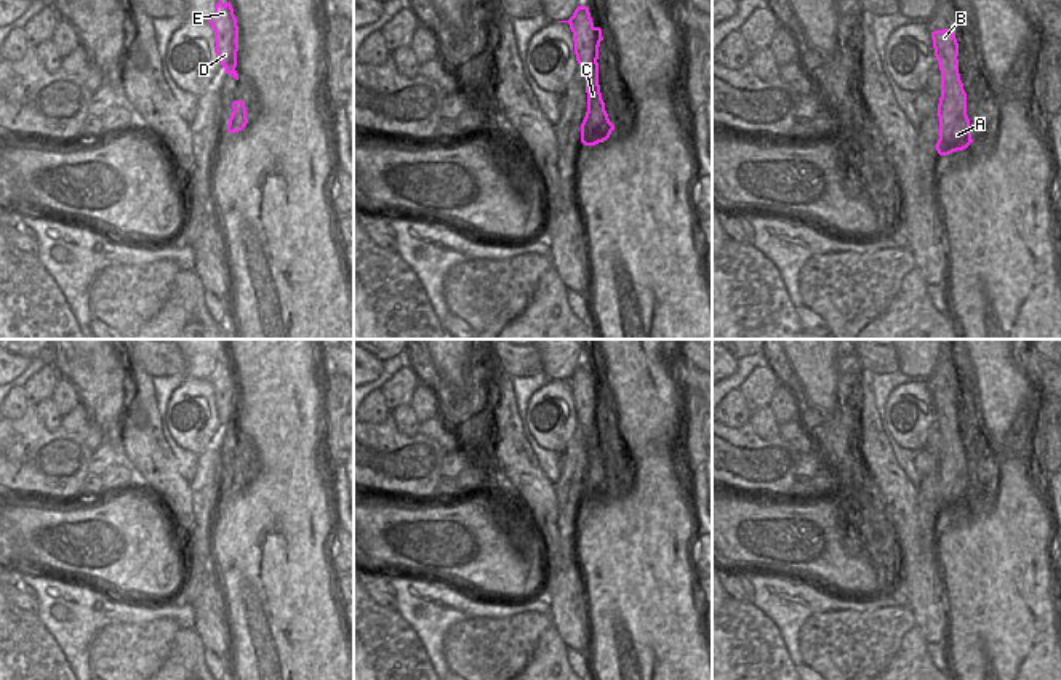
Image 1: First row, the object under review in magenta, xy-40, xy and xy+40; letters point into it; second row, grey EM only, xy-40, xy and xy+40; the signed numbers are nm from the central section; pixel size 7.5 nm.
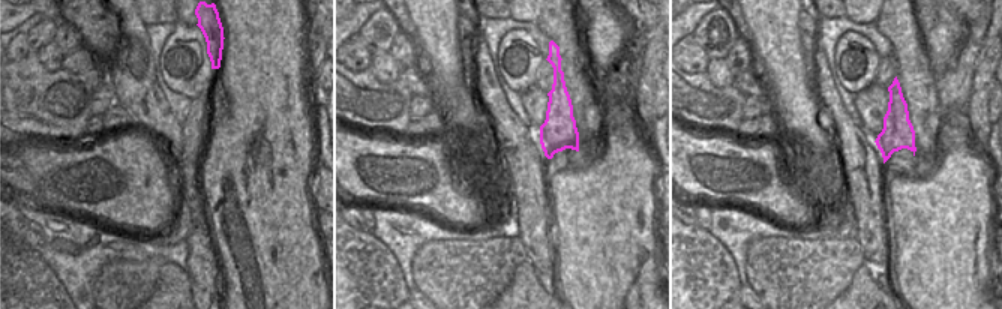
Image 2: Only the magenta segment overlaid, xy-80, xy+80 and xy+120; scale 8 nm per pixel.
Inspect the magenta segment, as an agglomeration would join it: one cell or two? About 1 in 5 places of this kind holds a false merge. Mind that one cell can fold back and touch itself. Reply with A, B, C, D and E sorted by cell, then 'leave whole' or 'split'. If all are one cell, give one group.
A B C D E; leave whole

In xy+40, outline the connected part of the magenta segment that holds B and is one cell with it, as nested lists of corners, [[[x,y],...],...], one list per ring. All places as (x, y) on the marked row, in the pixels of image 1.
[[[955,27],[935,30],[931,38],[941,70],[941,98],[936,114],[939,117],[939,139],[935,147],[939,155],[949,155],[973,142],[967,115],[967,93],[959,74]]]

